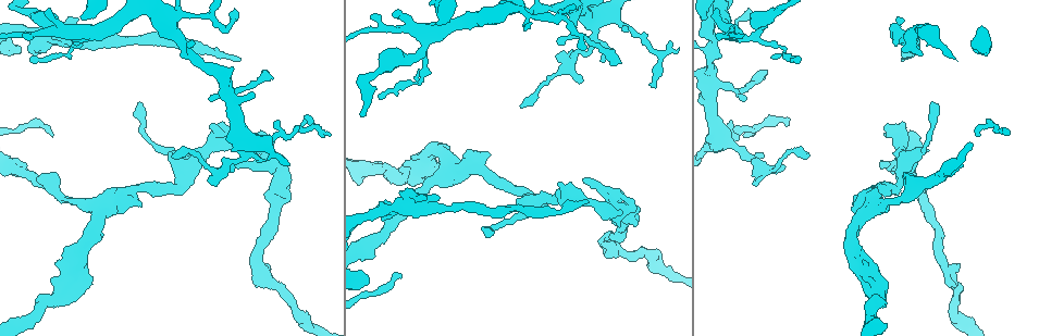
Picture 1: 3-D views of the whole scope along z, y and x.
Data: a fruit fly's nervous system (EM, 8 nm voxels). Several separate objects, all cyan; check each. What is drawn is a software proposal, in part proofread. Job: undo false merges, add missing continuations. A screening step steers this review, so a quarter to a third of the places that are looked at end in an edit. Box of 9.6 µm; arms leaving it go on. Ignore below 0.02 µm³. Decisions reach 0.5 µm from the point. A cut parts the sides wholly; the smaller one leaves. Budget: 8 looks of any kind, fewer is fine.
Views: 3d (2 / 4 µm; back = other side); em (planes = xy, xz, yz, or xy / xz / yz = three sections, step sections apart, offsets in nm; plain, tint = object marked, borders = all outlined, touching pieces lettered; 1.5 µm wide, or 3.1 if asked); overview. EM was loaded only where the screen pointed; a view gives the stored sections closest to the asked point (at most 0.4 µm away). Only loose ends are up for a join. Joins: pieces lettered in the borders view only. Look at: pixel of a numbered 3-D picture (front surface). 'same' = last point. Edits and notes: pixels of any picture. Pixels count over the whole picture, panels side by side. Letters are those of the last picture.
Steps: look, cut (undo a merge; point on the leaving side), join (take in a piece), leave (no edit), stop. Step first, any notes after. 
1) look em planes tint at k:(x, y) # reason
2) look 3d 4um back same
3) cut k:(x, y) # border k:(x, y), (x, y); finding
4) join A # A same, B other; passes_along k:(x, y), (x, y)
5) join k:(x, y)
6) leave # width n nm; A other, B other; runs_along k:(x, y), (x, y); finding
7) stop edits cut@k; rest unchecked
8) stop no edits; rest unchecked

look em planes tint at 1:(560, 14) # arms part here

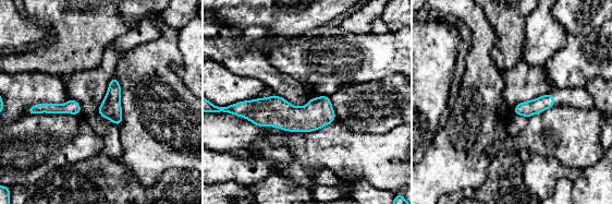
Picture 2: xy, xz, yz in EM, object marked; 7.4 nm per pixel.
look em planes borders same

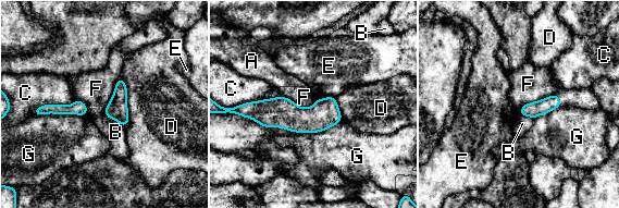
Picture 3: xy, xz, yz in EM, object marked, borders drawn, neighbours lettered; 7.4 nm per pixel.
leave # A other, B other, C other, D other, E other, F other, G other; border 3:(121, 76), (126, 88), (125, 127); continuous, no second cell

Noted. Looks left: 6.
look 3d 2um back at 1:(412, 205) # branch point

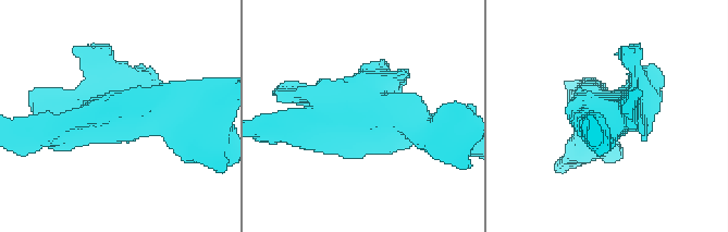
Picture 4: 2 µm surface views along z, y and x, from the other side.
look em xy step 4 tint at 4:(373, 113)

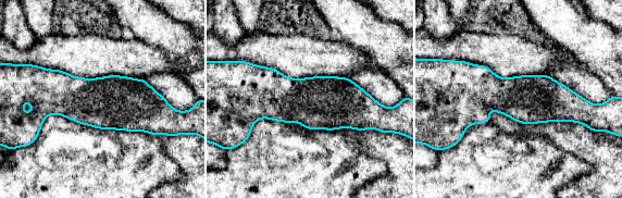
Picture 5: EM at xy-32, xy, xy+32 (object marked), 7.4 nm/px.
look em planes borders same

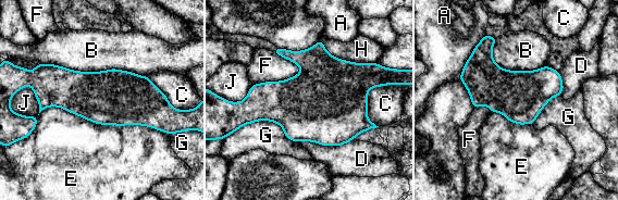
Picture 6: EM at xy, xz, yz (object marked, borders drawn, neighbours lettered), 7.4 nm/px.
leave # A other, B other, C other, D other, E other, F other, G other, H other, J other; border 6:(33, 129), (61, 107), (167, 134); one cell here

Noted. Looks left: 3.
look em planes borders at 1:(929, 104) # tapers out

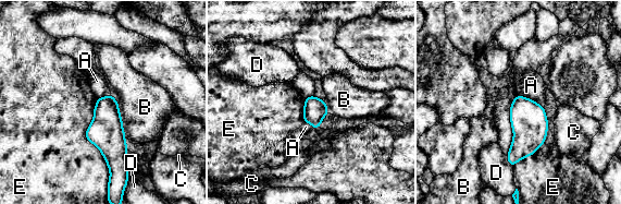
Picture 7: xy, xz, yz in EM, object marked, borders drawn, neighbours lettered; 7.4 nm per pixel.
leave # width 170 nm; A other, B other, C other, D other, E other; border 7:(97, 98), (85, 136), (109, 179); none of them fits

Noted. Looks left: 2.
look em planes borders at 1:(858, 255) # thick turns thin

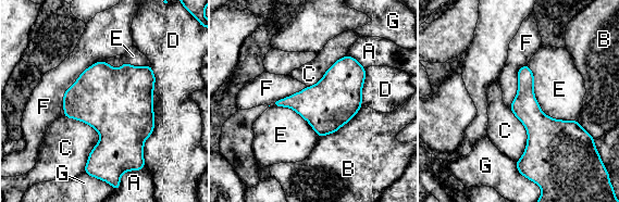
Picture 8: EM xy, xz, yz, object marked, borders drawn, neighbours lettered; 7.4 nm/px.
leave # longest_contact D 700 nm; A other, B other, C other, D other, E other, F other, G other; border 8:(528, 64), (540, 109), (578, 122); one cell here

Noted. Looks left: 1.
stop no edits; rest unchecked

